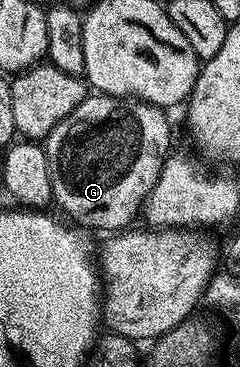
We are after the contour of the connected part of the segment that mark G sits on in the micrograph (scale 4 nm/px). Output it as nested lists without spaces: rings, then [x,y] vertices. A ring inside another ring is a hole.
[[[108,94],[86,96],[75,112],[67,115],[44,139],[53,202],[70,218],[70,223],[78,222],[73,224],[108,232],[121,232],[134,225],[133,217],[142,213],[149,194],[159,180],[161,167],[170,157],[169,141],[173,134],[169,131],[169,118],[165,114],[168,113],[162,107],[150,106],[145,102],[111,98]]]

